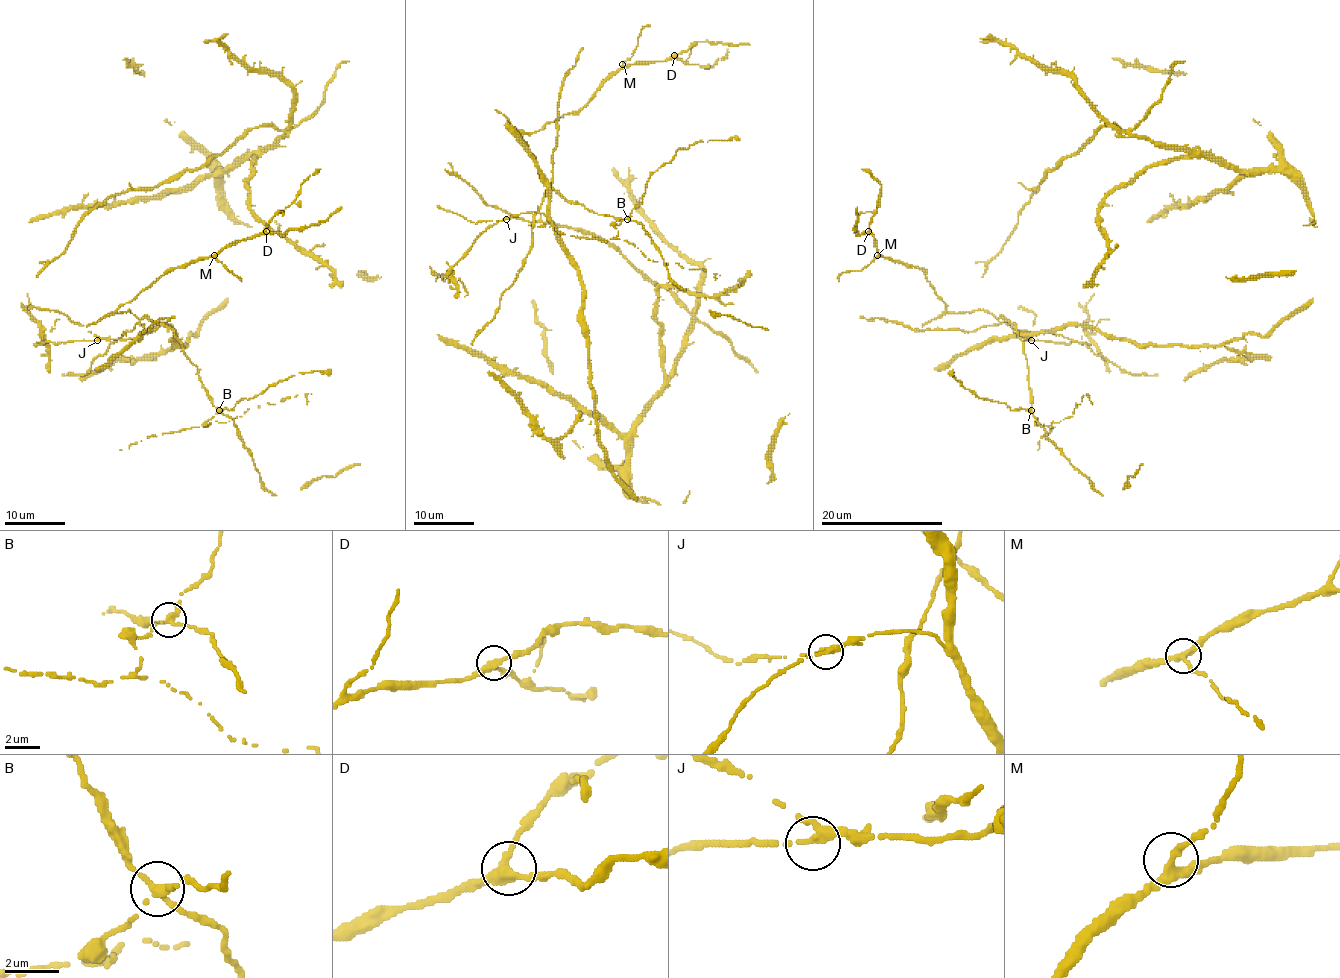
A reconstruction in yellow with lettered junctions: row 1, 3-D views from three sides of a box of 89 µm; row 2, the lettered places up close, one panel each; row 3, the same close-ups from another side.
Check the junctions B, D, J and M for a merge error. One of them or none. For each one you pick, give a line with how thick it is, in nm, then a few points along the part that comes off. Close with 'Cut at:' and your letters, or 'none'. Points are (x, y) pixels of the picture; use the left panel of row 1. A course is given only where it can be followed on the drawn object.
B: calibre 280 nm; course (218, 410), (206, 422), (208, 425), (296, 395), (305, 394), (307, 404)
Cut at: B

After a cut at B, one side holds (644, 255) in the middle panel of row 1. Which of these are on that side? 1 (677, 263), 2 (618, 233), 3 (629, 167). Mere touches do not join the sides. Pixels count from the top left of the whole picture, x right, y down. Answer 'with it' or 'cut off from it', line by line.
1: with it
2: with it
3: cut off from it

